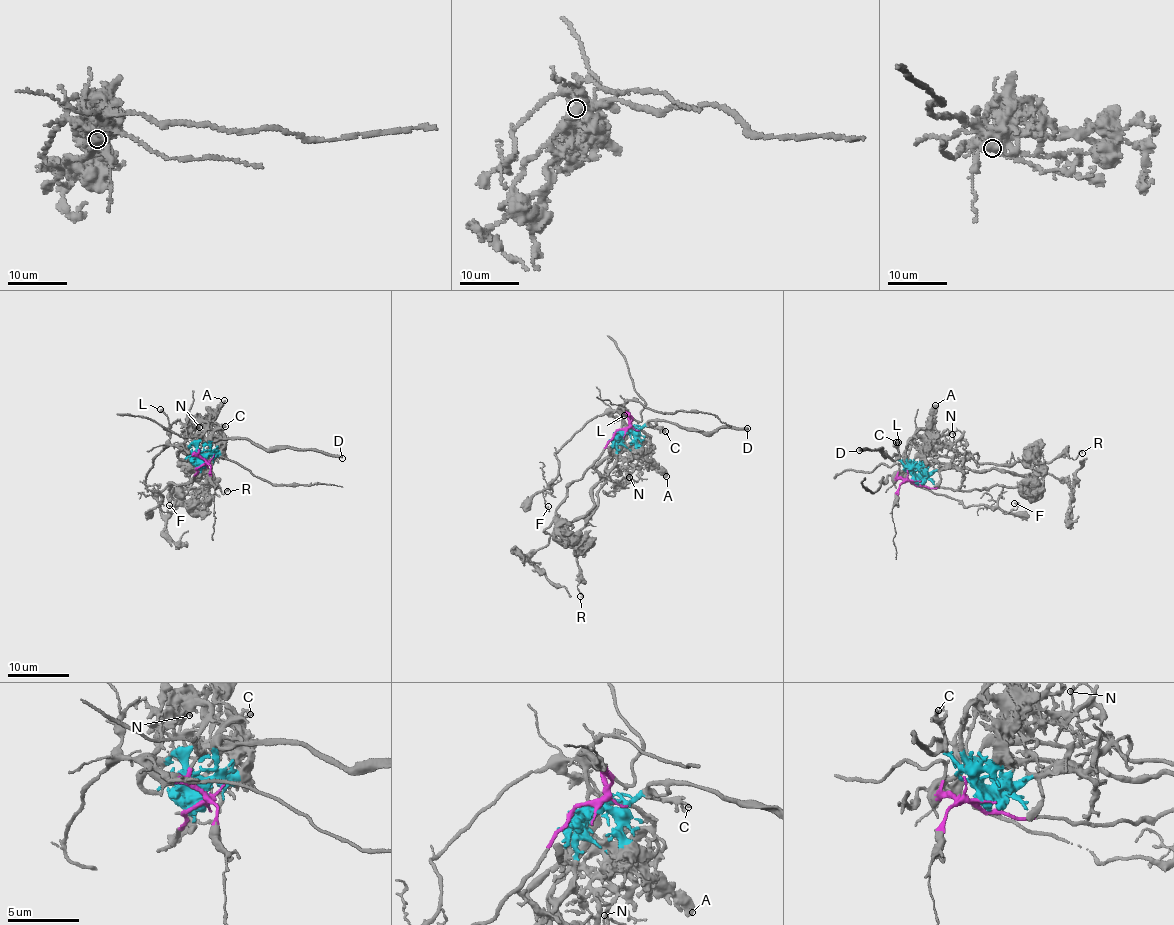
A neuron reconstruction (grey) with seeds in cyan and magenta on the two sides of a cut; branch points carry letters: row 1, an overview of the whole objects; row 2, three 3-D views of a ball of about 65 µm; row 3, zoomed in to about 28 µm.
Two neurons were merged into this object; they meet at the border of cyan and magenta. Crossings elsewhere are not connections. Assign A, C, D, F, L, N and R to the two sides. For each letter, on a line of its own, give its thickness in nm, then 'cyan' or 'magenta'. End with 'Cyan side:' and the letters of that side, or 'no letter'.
A: 400 nm thick; cyan
C: 180 nm thick; cyan
D: 340 nm thick; cyan
F: 100 nm thick; magenta
L: 200 nm thick; magenta
N: 110 nm thick; cyan
R: 140 nm thick; magenta
Cyan side: A, C, D, N

